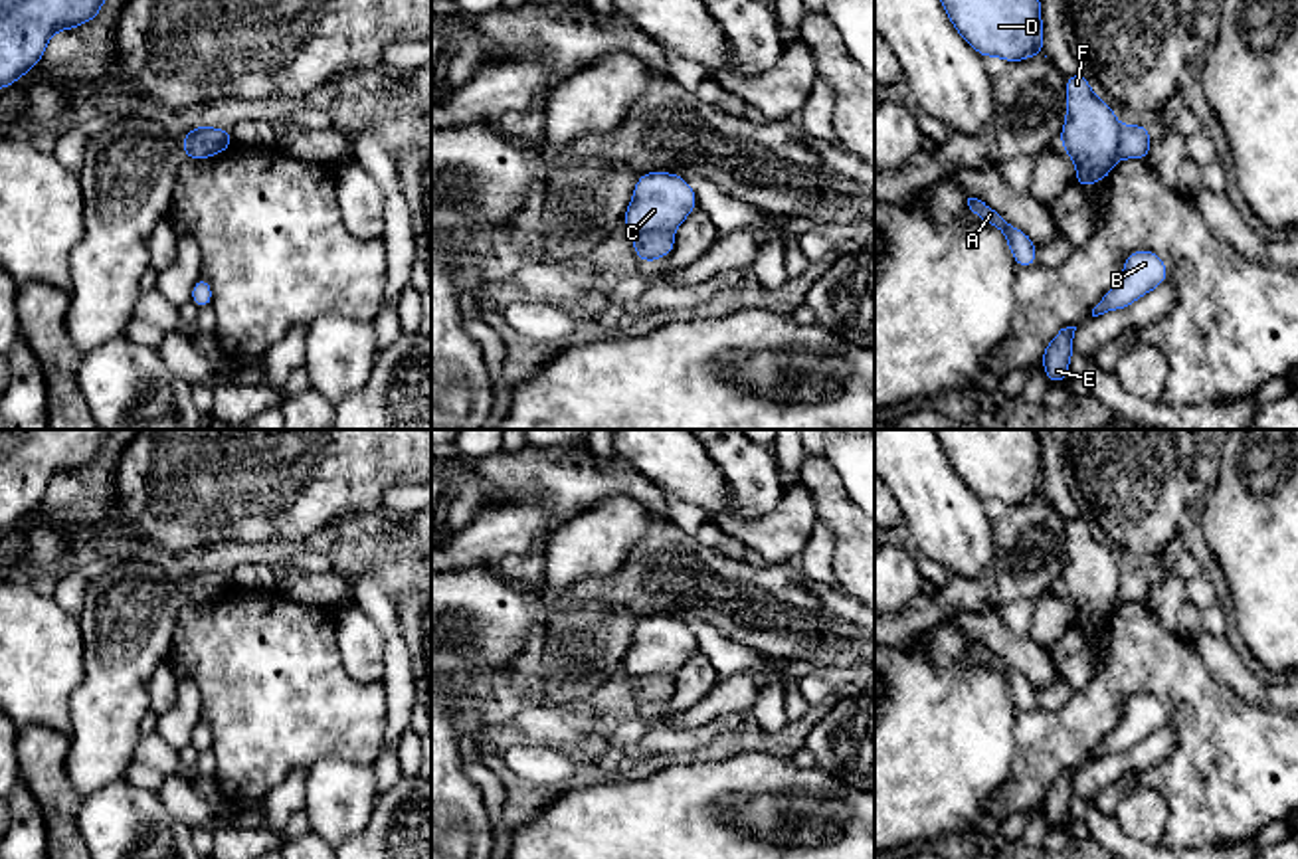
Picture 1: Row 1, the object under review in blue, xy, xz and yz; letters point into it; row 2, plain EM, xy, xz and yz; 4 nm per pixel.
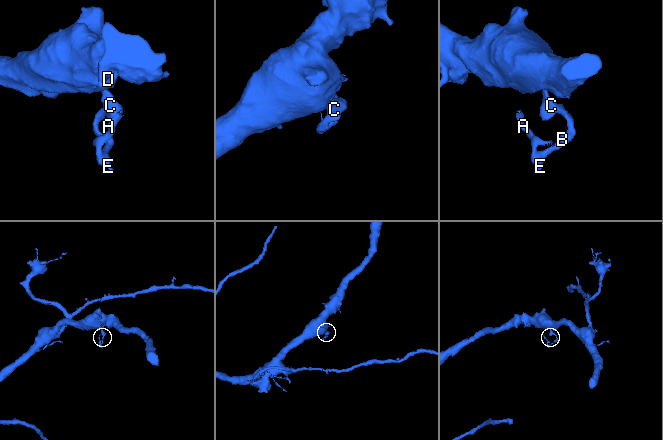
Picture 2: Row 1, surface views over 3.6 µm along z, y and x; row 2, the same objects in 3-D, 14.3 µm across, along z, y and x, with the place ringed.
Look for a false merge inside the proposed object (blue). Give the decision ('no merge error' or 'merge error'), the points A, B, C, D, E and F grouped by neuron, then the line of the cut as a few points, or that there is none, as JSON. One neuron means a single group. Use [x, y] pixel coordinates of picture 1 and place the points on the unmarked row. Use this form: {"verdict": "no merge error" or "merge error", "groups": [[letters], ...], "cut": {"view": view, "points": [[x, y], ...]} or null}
{"verdict": "merge error", "groups": [["A", "B", "E"], ["C", "D", "F"]], "cut": {"view": "xz", "points": [[671, 673], [642, 673], [636, 677]]}}

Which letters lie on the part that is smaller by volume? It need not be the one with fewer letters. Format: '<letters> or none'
A, B, E

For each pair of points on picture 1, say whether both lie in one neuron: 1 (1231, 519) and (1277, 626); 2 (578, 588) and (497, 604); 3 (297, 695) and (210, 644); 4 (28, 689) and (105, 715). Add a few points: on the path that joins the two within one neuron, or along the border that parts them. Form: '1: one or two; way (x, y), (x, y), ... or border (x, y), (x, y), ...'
1: one; way (1257, 545), (1277, 565), (1277, 600)
2: one; way (558, 604), (517, 604)
3: one; way (276, 679), (250, 654), (232, 648)
4: two; border (82, 658), (82, 683), (70, 699), (68, 735)

